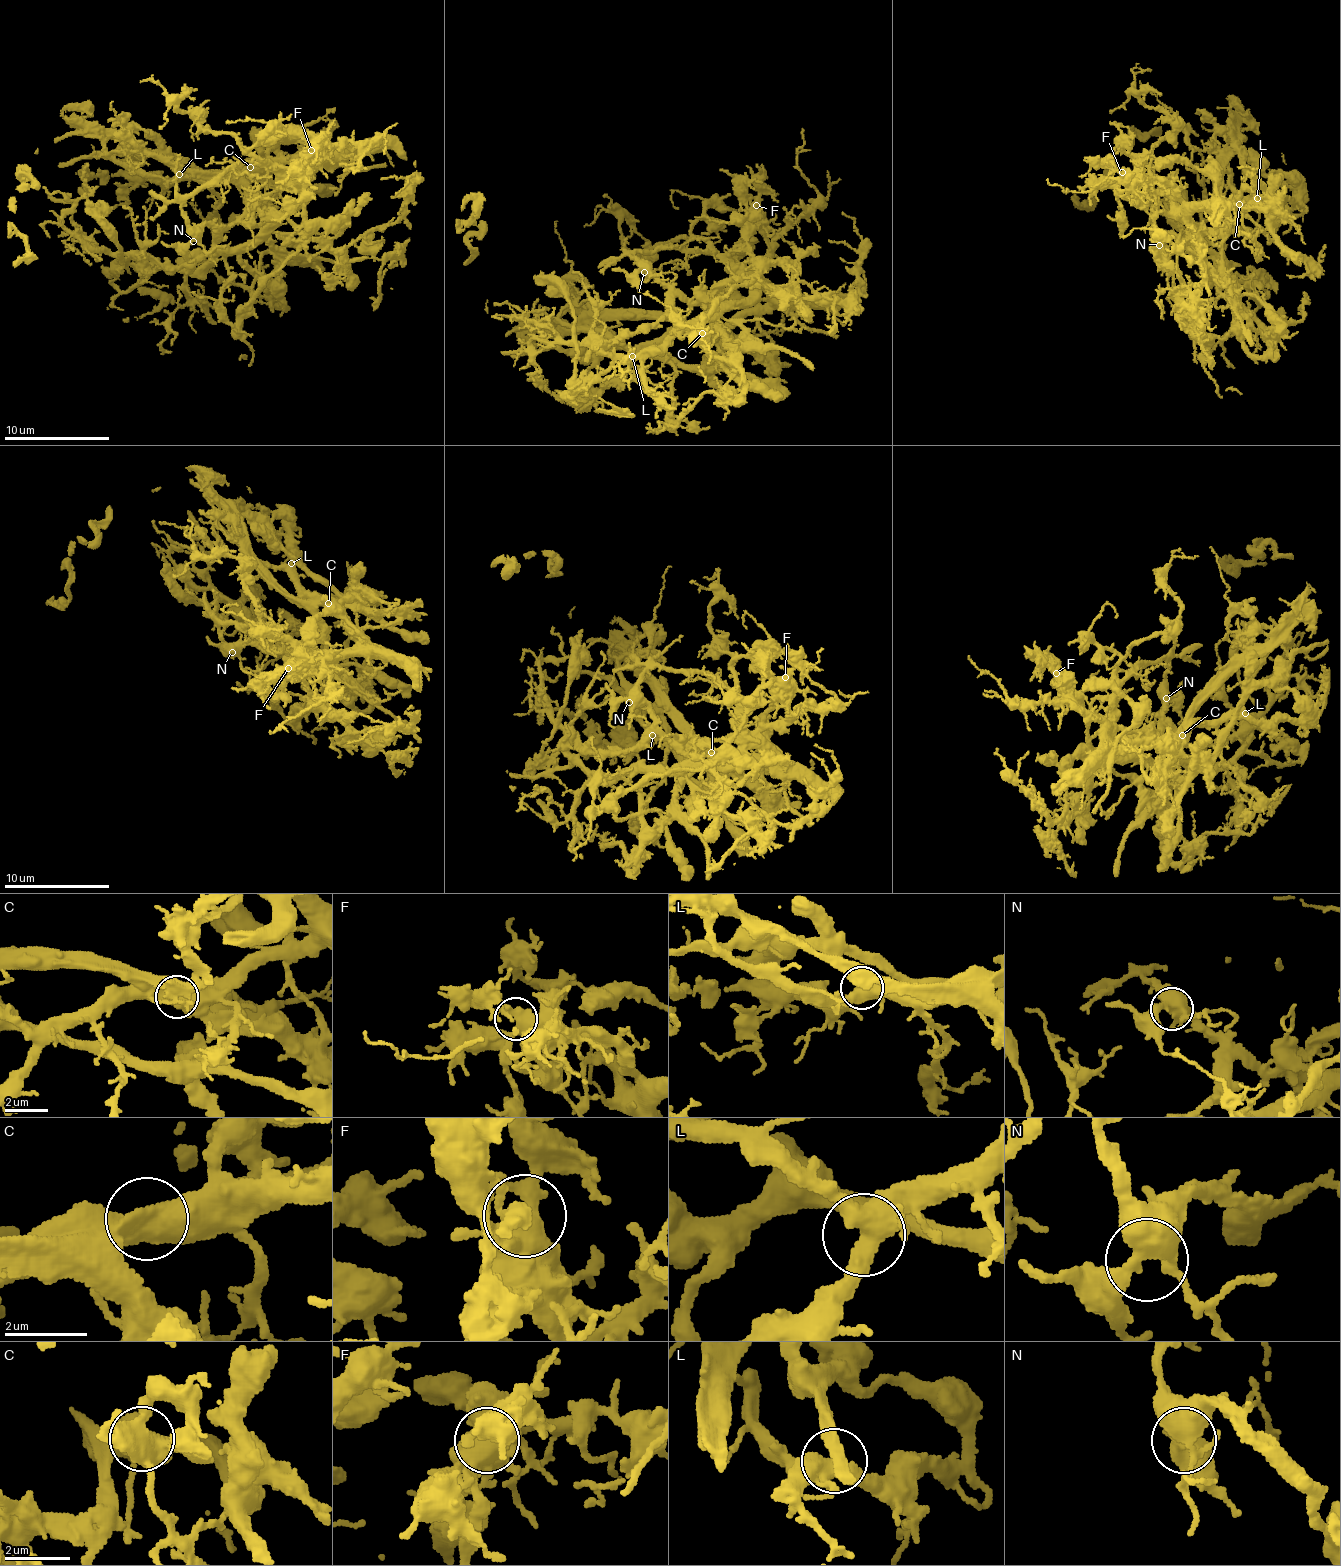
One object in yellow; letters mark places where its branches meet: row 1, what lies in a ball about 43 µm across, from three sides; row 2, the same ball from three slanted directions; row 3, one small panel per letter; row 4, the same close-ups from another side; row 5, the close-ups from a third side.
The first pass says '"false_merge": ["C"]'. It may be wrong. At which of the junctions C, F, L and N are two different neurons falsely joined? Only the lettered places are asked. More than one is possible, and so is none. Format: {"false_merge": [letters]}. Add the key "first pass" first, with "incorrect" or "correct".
{"first pass": "correct", "false_merge": ["C"]}

